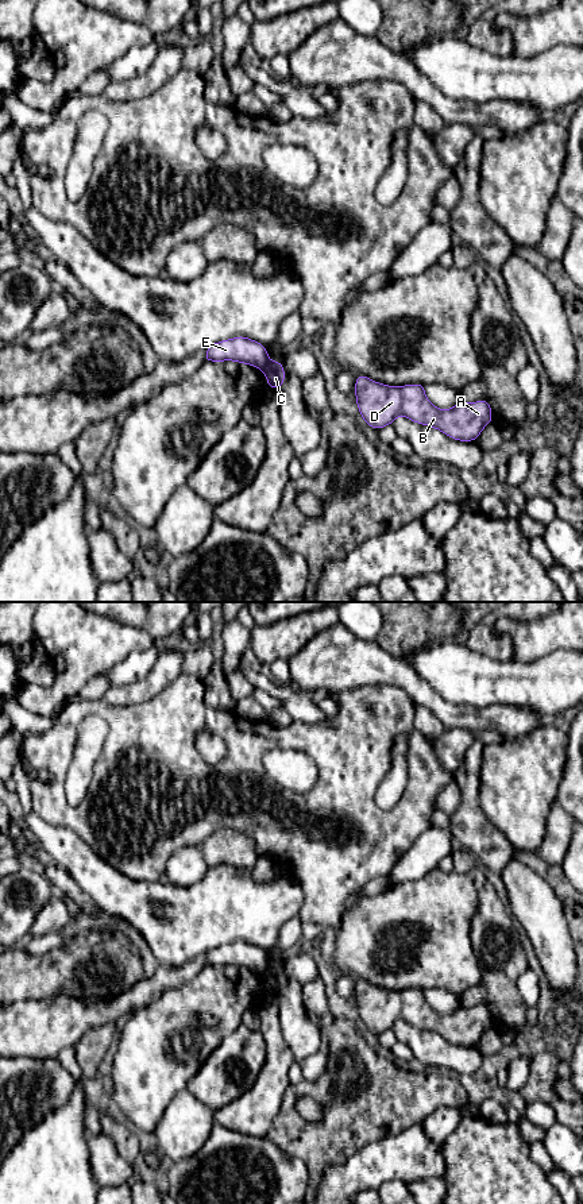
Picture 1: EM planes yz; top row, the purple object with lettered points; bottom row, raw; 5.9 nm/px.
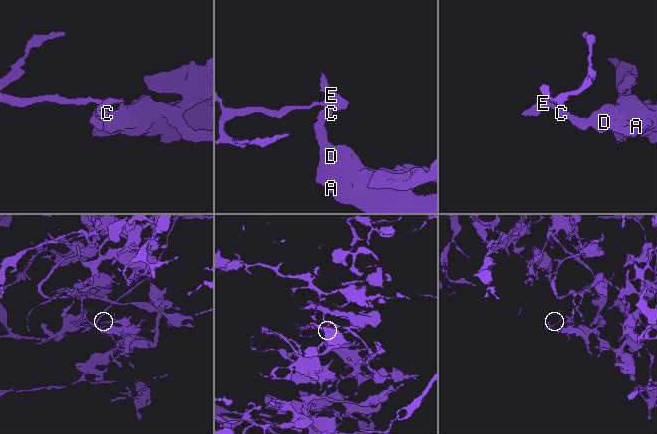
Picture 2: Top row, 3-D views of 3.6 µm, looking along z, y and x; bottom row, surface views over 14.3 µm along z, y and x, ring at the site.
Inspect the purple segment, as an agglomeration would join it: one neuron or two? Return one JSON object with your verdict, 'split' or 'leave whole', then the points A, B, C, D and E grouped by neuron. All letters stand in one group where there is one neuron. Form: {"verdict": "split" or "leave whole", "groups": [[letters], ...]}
{"verdict": "split", "groups": [["A", "B", "C", "D"], ["E"]]}

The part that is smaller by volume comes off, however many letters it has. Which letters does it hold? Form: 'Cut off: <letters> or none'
Cut off: E

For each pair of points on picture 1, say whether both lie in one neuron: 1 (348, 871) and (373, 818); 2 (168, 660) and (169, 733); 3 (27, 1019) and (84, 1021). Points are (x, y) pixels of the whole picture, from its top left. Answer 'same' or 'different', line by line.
1: same
2: different
3: same

